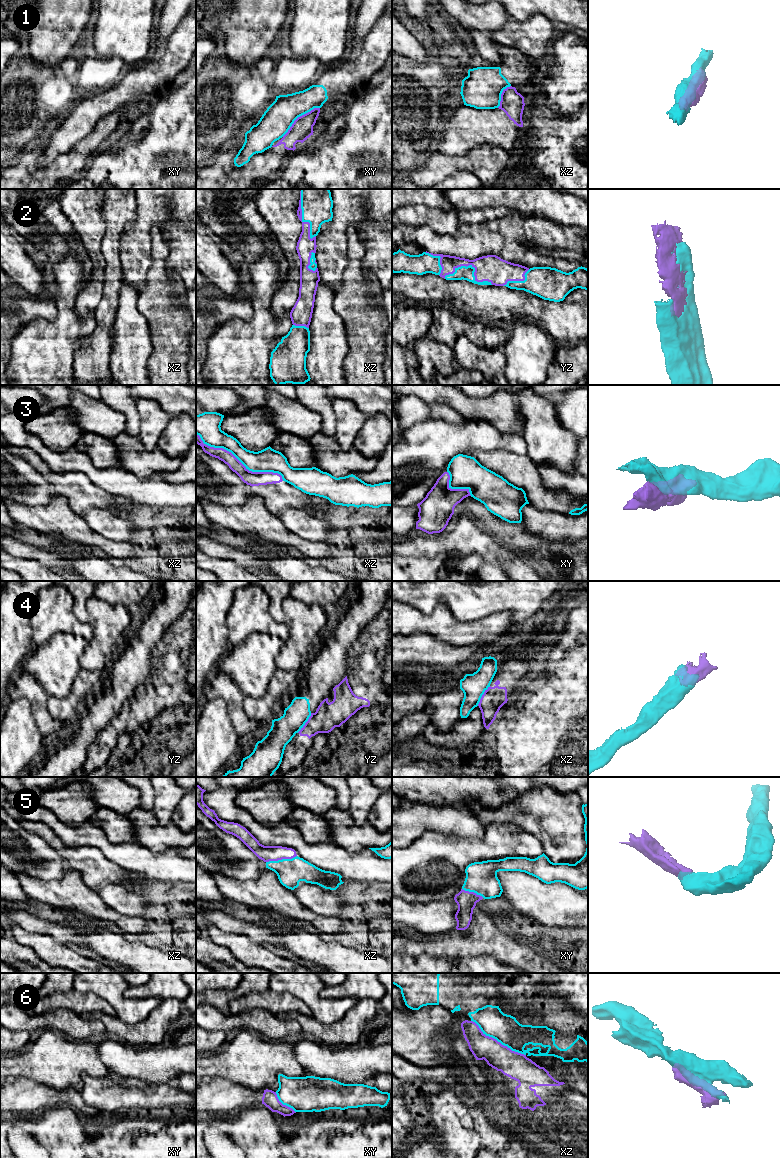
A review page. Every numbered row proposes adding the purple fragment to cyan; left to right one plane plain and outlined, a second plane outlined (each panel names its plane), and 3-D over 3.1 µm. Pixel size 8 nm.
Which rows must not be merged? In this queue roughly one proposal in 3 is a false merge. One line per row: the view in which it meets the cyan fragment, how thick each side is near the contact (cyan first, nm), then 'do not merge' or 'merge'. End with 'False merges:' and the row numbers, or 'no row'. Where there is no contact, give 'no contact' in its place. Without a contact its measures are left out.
1: xy | 240/170 nm | do not merge
2: yz | 110/220 nm | merge
3: xz | 190/110 nm | do not merge
4: xz | 190/180 nm | do not merge
5: xz | 220/130 nm | merge
6: xz | 220/220 nm | do not merge
False merges: 1, 3, 4, 6

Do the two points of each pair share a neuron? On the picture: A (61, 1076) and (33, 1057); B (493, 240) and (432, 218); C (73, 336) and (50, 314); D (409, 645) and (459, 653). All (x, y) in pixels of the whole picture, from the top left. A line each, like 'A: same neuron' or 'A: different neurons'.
A: same neuron
B: different neurons
C: different neurons
D: same neuron

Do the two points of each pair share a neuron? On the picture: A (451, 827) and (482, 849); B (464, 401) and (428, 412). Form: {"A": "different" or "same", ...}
{"A": "different", "B": "different"}

